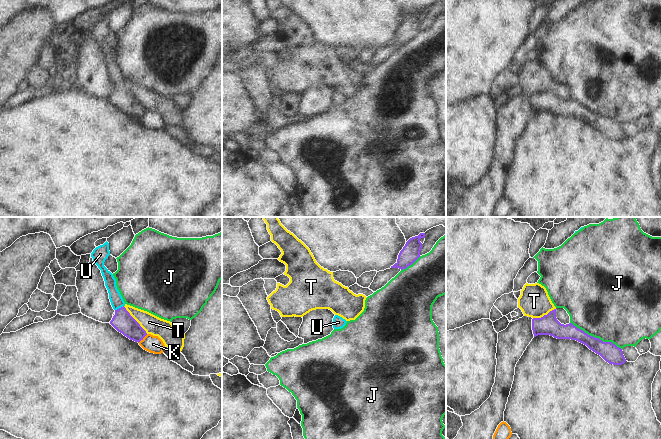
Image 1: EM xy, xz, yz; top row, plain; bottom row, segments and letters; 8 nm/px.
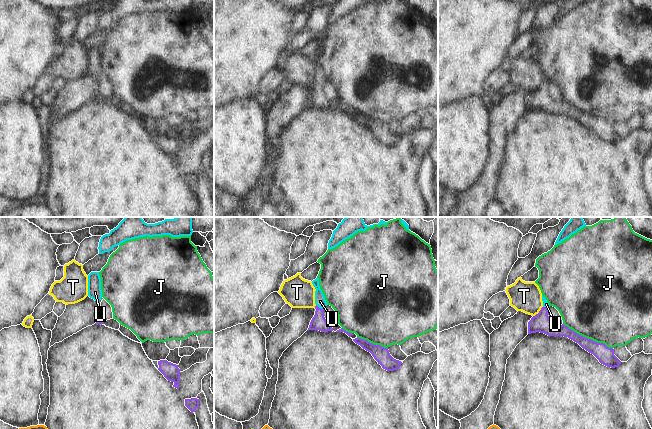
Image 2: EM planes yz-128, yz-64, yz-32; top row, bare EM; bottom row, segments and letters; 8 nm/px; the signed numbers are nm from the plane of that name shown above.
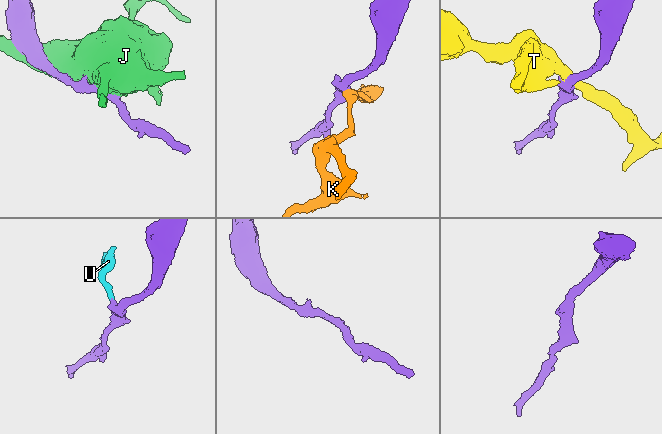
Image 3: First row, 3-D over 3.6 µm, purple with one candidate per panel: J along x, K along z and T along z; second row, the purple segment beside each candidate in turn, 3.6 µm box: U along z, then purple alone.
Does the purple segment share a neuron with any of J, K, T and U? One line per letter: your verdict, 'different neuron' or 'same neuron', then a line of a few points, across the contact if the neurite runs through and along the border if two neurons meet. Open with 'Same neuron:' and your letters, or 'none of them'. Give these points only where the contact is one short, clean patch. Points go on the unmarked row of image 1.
Same neuron: U
J: different neuron
K: different neuron | xy (147, 110), (138, 118)
T: different neuron | xy (123, 82), (147, 109)
U: same neuron | xy (122, 97), (119, 84), (115, 73)

